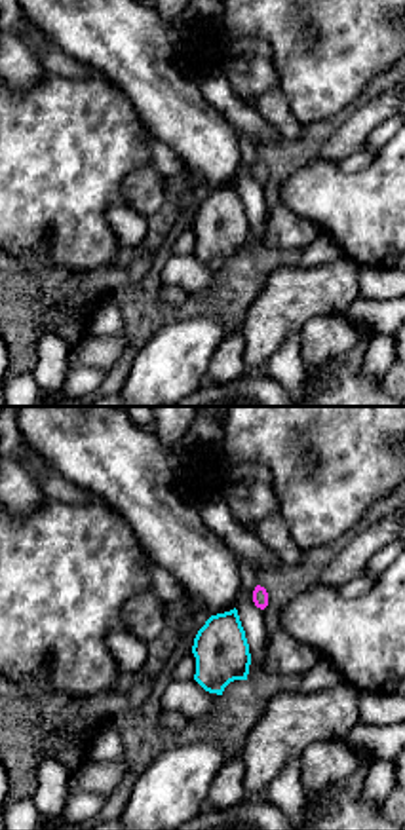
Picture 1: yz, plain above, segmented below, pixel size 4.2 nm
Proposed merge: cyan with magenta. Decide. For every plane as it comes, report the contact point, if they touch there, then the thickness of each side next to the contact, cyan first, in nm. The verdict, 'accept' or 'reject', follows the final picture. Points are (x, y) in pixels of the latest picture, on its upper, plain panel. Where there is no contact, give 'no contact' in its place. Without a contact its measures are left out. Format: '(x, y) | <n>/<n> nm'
no contact

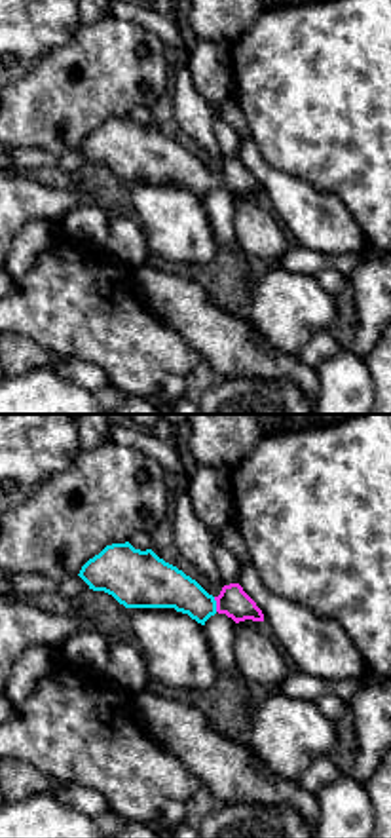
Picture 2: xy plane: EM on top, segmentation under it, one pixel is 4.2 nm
(215, 179) | 190/130 nm

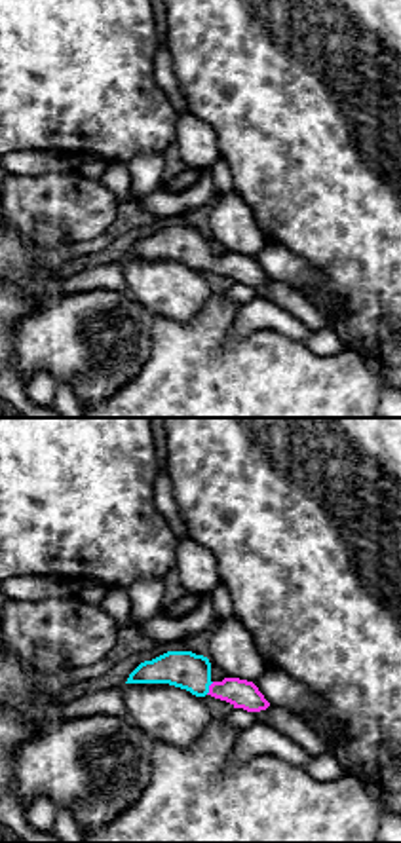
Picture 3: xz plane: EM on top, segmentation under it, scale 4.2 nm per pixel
(208, 262) | 160/120 nm

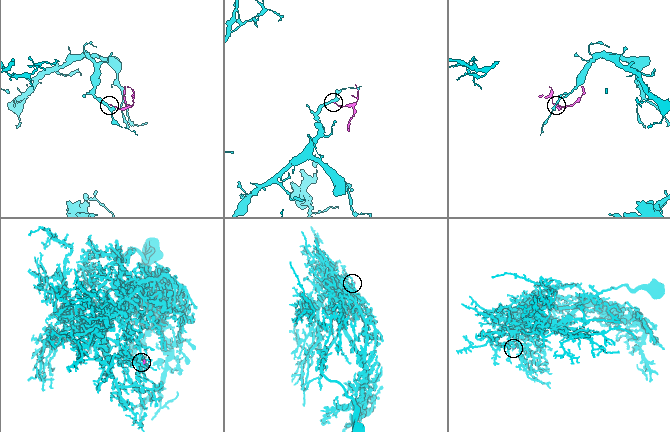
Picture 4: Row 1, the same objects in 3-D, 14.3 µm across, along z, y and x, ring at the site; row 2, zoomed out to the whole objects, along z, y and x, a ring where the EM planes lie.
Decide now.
accept

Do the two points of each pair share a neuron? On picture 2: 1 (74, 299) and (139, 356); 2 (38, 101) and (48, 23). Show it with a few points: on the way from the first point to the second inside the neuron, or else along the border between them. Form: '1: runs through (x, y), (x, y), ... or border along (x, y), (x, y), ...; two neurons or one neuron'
1: runs through (90, 308), (124, 341); one neuron
2: border along (78, 27), (19, 80); two neurons

